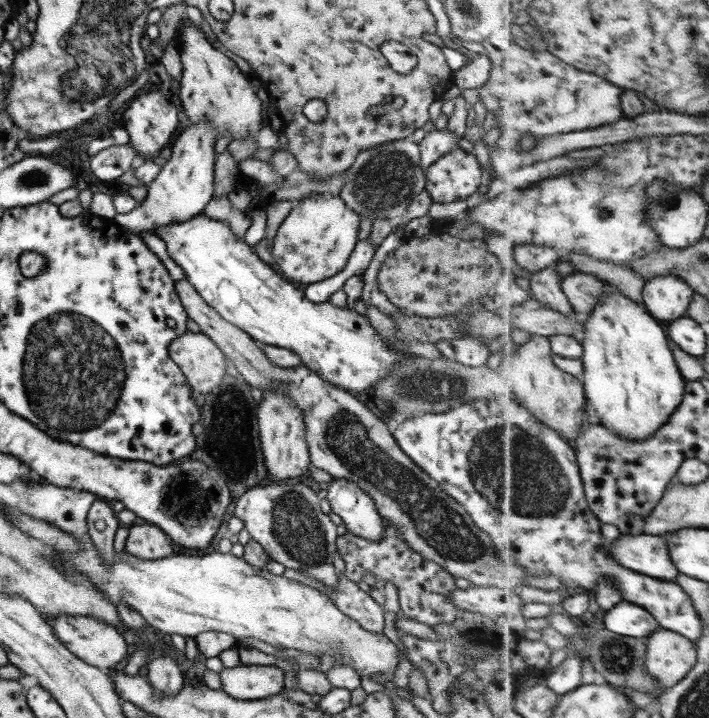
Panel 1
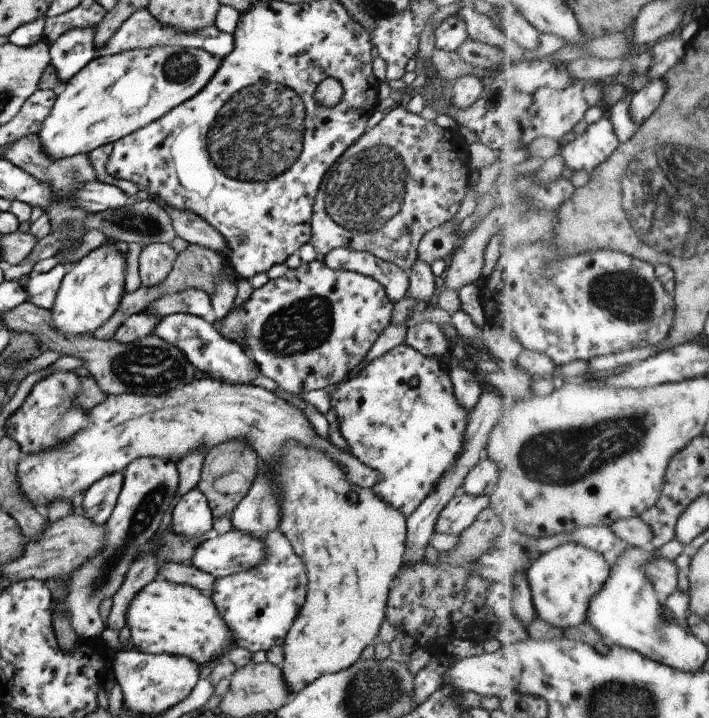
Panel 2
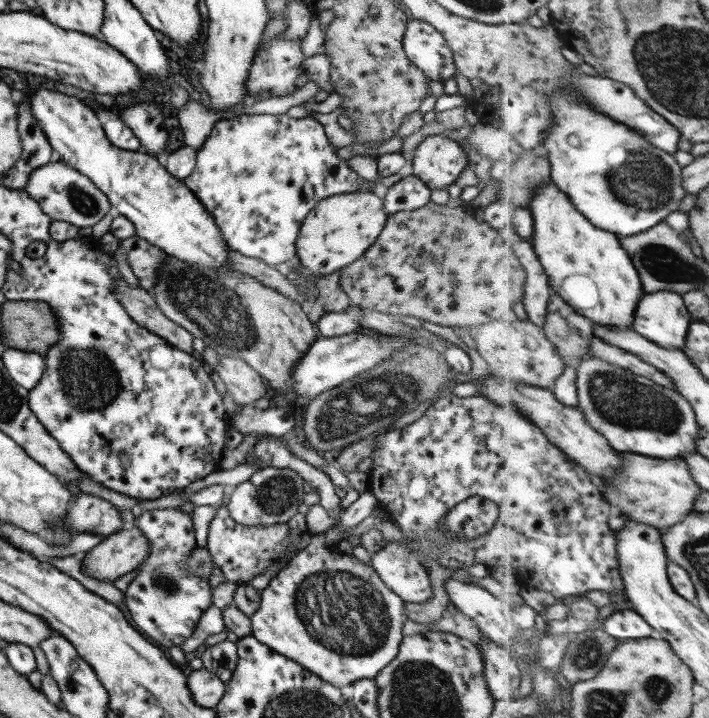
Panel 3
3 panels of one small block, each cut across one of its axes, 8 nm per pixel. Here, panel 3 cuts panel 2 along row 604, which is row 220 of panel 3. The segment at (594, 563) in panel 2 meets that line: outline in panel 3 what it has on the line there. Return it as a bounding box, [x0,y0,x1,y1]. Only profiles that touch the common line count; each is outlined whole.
[530,181,648,330]

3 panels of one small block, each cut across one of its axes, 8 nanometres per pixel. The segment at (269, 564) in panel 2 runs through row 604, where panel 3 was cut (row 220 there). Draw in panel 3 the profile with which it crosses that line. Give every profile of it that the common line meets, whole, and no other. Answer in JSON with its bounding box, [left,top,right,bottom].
[183,113,375,267]

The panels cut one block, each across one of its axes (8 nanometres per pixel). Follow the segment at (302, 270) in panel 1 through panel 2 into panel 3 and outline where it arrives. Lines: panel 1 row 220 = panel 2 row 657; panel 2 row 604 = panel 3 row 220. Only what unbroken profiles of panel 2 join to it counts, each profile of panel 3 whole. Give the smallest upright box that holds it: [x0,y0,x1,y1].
[296,191,387,276]

